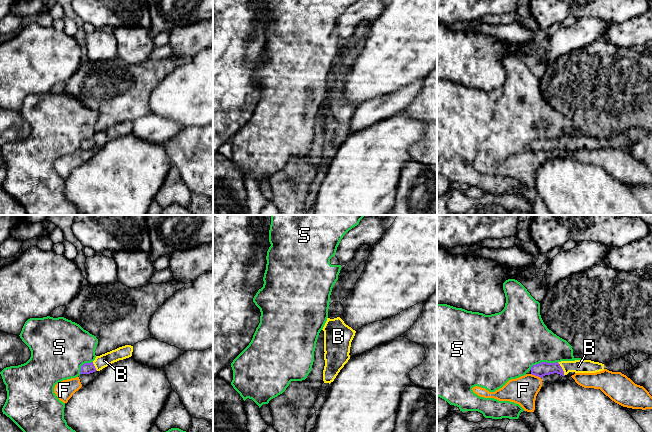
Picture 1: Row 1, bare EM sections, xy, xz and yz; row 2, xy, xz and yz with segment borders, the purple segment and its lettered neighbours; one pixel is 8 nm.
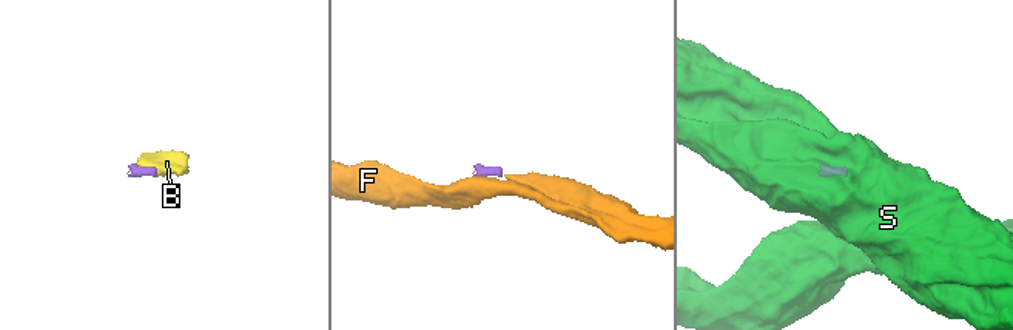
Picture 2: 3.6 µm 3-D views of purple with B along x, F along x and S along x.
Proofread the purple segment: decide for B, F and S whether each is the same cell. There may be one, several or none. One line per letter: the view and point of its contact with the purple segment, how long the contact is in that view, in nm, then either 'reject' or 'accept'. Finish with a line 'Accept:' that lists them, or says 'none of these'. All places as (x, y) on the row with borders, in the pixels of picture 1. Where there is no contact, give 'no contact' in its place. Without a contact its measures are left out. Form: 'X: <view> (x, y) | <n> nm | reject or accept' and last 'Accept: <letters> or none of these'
B: yz (562, 369) | 130 nm | accept
F: yz (536, 375) | 90 nm | reject
S: yz (543, 362) | 240 nm | reject
Accept: B

